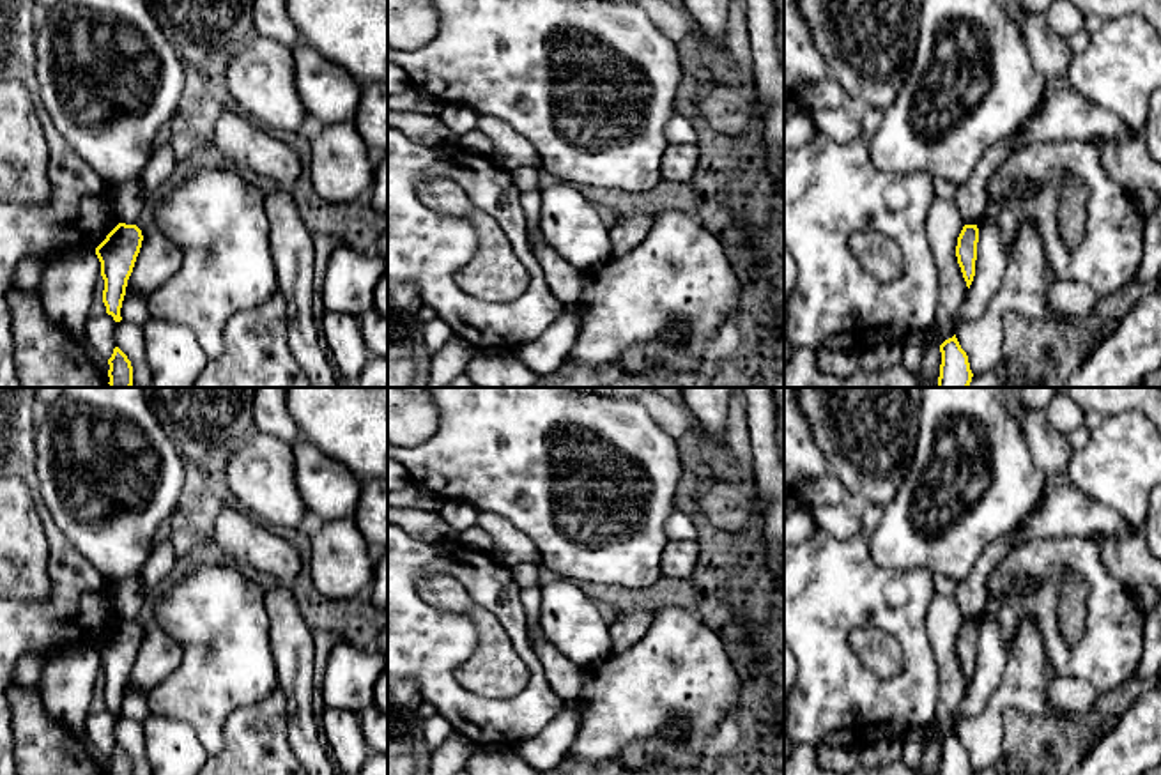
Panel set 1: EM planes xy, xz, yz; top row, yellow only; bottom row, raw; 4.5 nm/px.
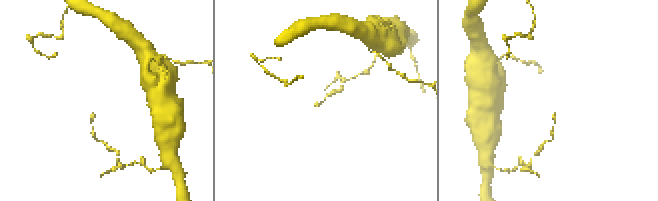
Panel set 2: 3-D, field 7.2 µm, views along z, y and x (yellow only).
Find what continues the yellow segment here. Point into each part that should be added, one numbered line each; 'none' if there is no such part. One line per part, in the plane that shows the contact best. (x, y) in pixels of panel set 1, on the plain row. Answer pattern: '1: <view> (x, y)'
none

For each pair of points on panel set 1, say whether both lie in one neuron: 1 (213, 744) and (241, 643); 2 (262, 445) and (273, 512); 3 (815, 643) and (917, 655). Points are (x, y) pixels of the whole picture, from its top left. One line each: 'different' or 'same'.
1: same
2: same
3: same

